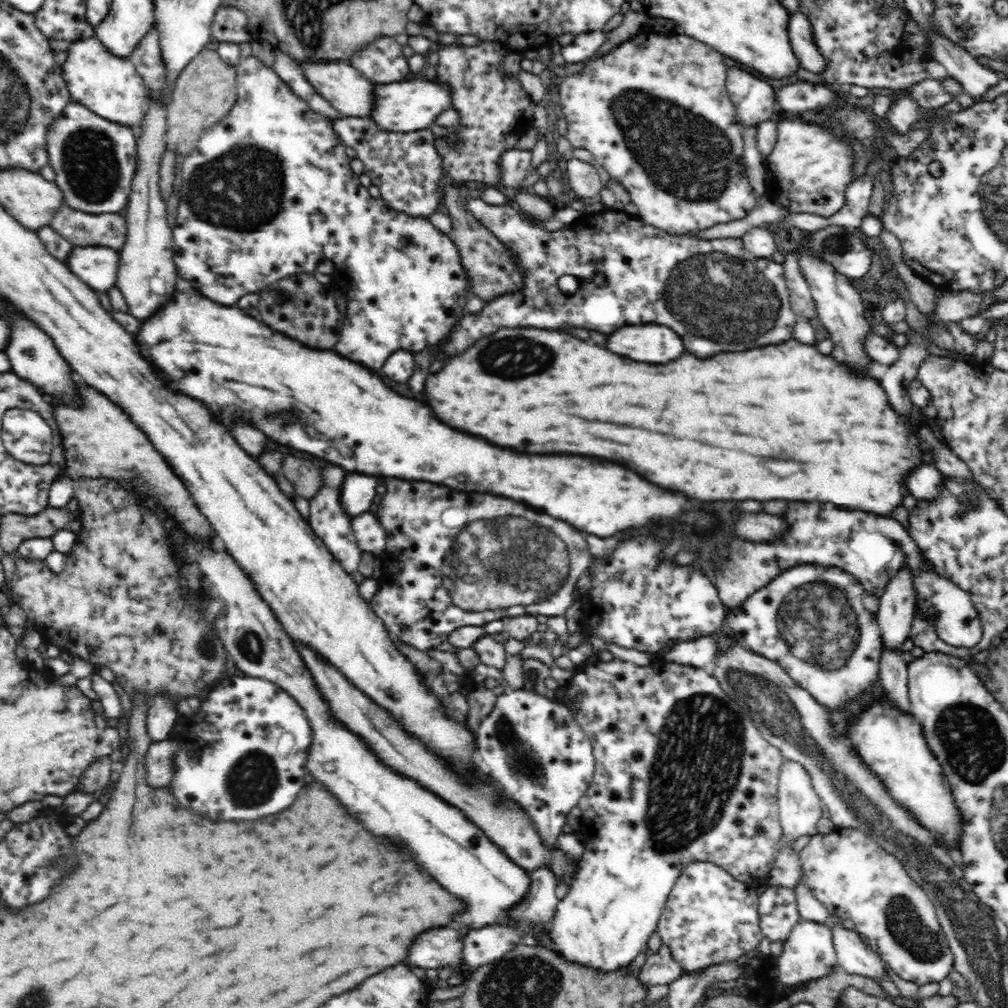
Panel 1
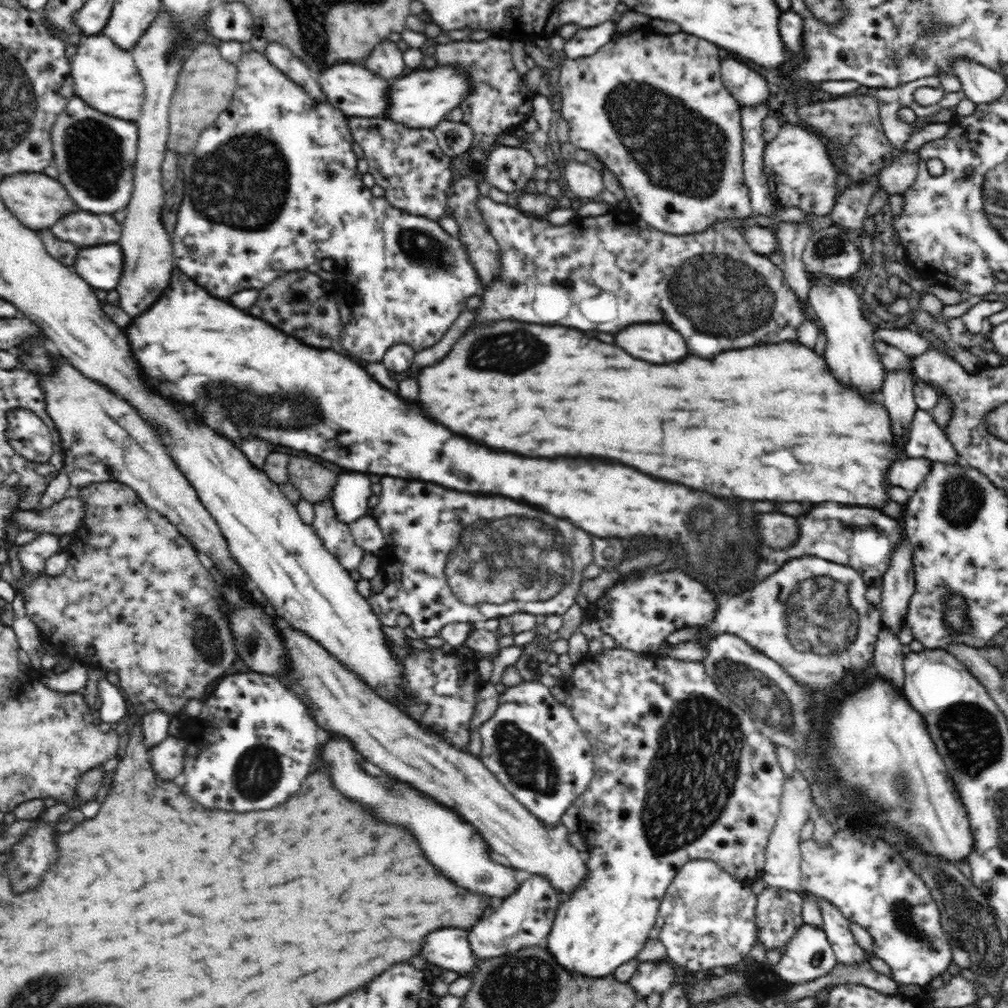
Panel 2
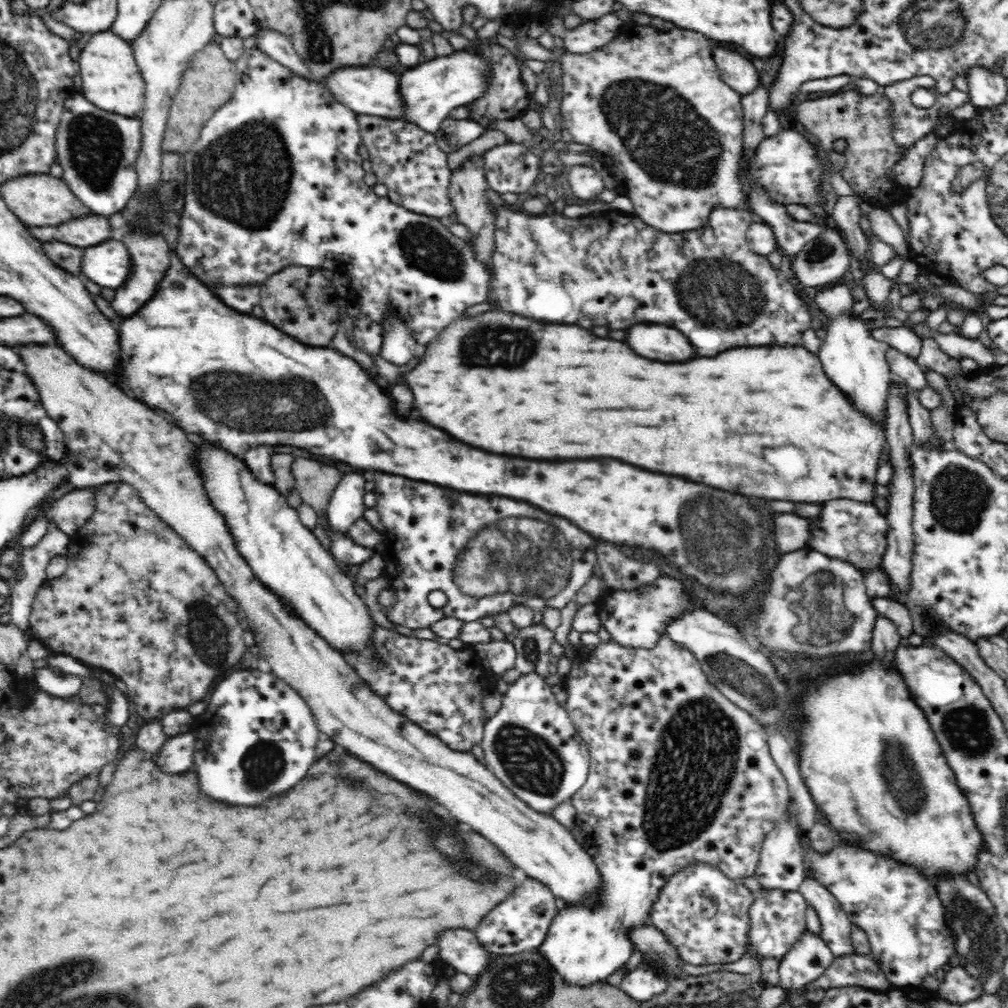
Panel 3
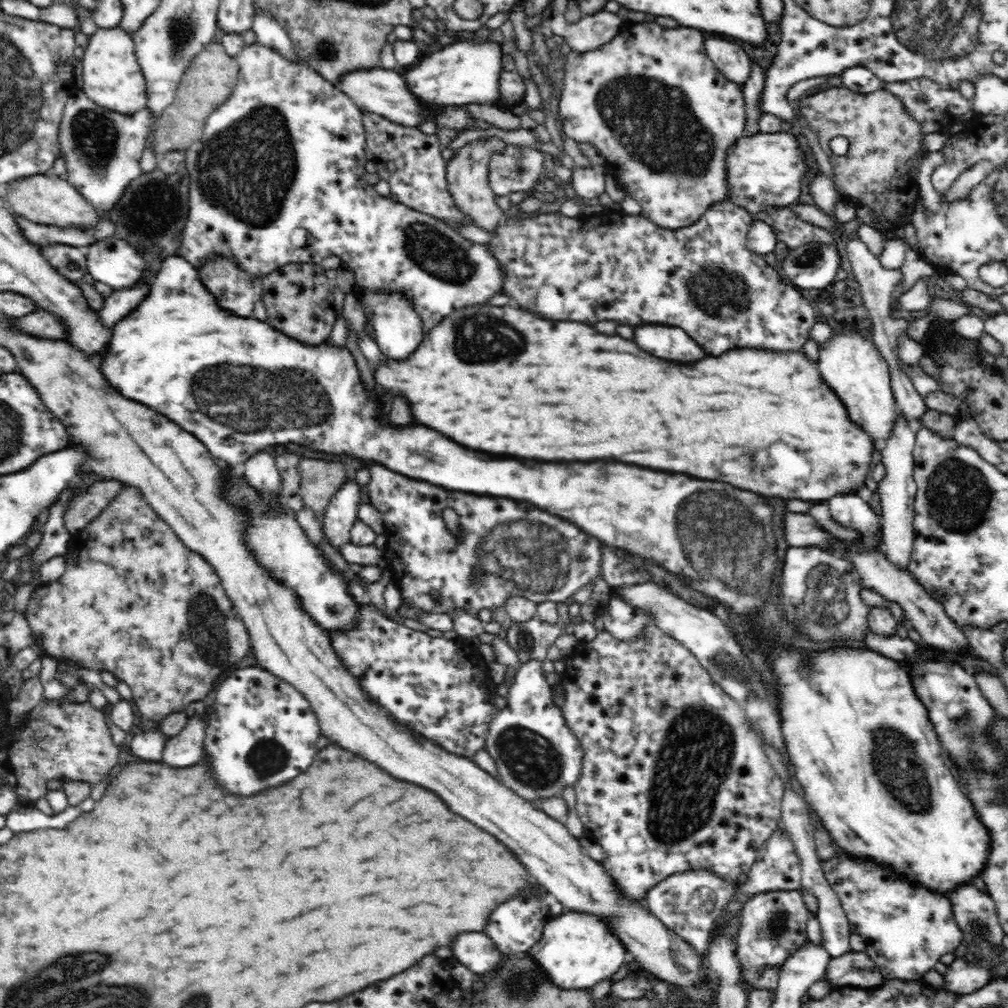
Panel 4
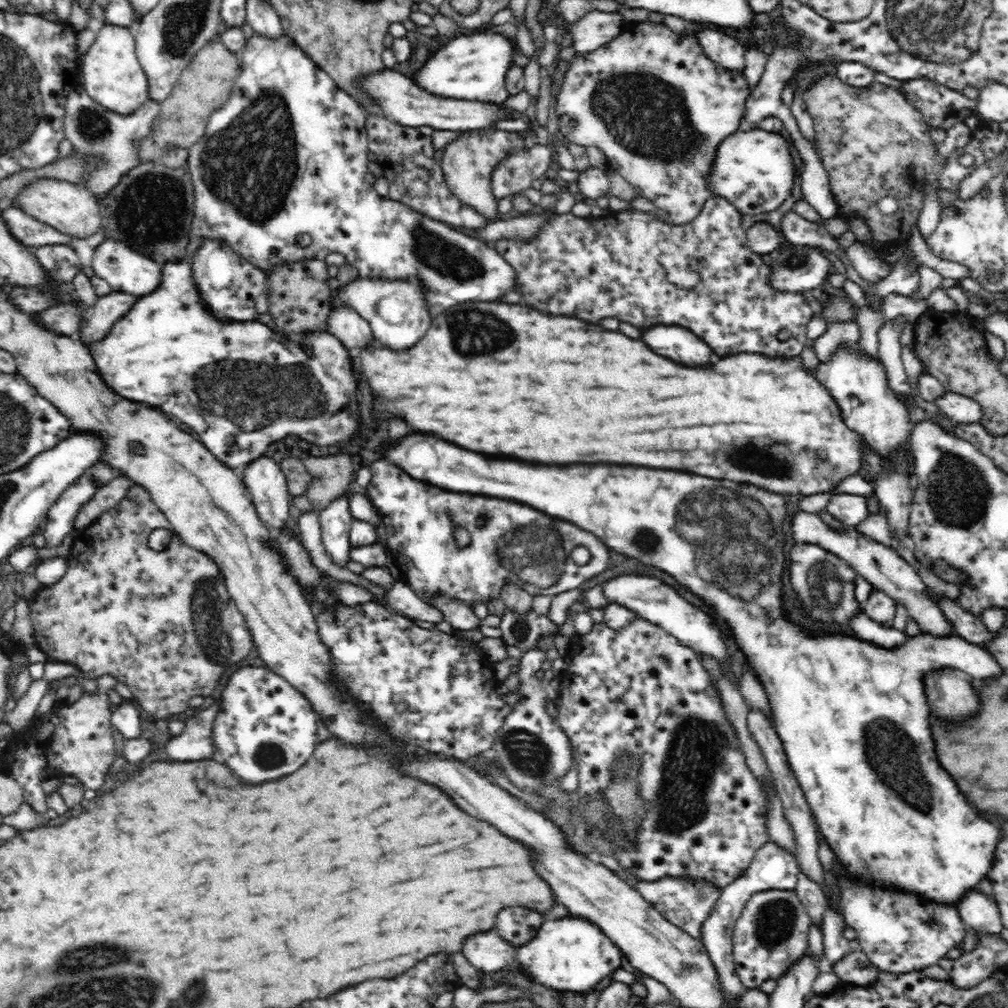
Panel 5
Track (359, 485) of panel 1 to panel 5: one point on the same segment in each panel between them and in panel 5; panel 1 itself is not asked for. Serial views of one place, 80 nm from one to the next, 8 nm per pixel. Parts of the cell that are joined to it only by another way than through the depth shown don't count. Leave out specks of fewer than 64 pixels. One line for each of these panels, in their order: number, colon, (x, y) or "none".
2: (350, 496)
3: (346, 505)
4: (341, 513)
5: (335, 520)

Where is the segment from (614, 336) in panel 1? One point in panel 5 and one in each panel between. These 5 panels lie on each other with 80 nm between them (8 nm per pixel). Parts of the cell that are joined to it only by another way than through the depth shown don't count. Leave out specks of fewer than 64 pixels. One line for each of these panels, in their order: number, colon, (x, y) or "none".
2: (653, 343)
3: (668, 345)
4: (666, 342)
5: (674, 342)

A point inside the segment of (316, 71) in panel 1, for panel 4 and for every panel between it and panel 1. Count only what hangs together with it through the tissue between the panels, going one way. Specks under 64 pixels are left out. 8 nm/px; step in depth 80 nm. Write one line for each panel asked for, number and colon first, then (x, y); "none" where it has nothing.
2: (358, 92)
3: (372, 90)
4: (385, 92)

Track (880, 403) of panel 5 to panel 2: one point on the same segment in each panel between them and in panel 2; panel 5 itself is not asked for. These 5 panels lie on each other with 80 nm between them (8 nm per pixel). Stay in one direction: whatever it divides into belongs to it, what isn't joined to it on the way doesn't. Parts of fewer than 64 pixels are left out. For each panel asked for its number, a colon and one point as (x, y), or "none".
2: (850, 351)
3: (855, 361)
4: (851, 364)

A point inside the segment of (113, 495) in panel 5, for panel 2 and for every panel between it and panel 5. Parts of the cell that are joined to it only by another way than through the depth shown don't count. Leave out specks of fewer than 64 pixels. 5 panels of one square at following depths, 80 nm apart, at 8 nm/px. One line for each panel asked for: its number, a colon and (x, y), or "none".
2: (64, 517)
3: (70, 510)
4: (81, 510)

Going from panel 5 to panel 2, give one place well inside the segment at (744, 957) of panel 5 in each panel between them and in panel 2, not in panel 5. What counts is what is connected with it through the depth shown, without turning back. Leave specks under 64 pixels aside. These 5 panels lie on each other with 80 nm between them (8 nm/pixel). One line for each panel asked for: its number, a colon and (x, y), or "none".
2: (778, 916)
3: (777, 918)
4: (772, 927)

